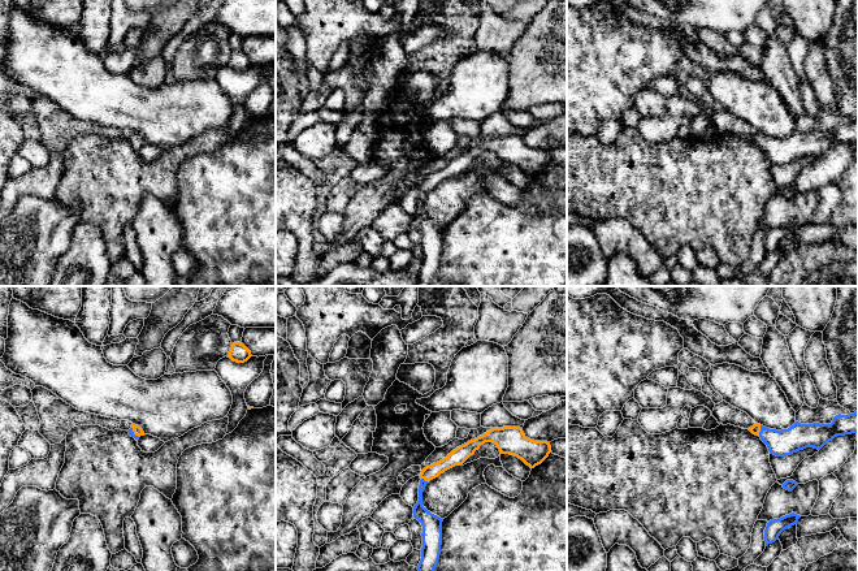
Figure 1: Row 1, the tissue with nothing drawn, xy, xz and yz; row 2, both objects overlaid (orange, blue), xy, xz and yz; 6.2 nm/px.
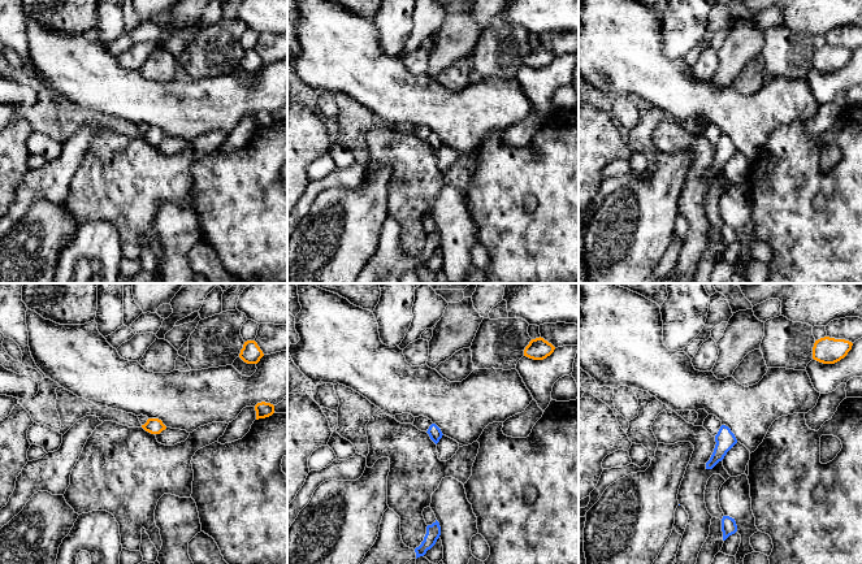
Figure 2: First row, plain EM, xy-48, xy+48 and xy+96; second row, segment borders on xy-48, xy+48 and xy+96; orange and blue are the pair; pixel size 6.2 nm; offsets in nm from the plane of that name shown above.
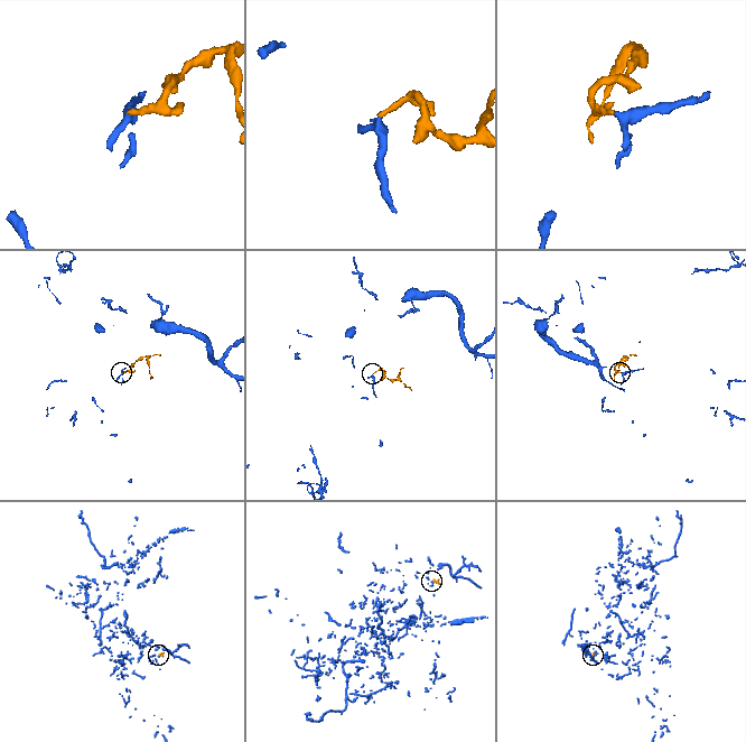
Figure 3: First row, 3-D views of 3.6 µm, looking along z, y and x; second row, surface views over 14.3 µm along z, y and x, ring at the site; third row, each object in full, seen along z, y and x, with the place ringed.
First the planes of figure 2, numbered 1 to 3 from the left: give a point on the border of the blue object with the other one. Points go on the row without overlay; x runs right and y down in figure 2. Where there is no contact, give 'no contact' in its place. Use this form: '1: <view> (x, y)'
1: no contact
2: no contact
3: no contact

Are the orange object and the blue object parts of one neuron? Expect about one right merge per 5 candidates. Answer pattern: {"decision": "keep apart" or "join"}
{"decision": "join"}

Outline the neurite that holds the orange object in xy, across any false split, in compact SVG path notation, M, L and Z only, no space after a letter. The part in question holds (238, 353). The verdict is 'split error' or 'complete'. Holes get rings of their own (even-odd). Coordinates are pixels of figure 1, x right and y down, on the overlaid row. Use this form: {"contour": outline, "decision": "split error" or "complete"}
{"contour": "M242 342L231 343L230 351L228 354L228 358L237 363L244 363L251 356L251 351Z", "decision": "complete"}

